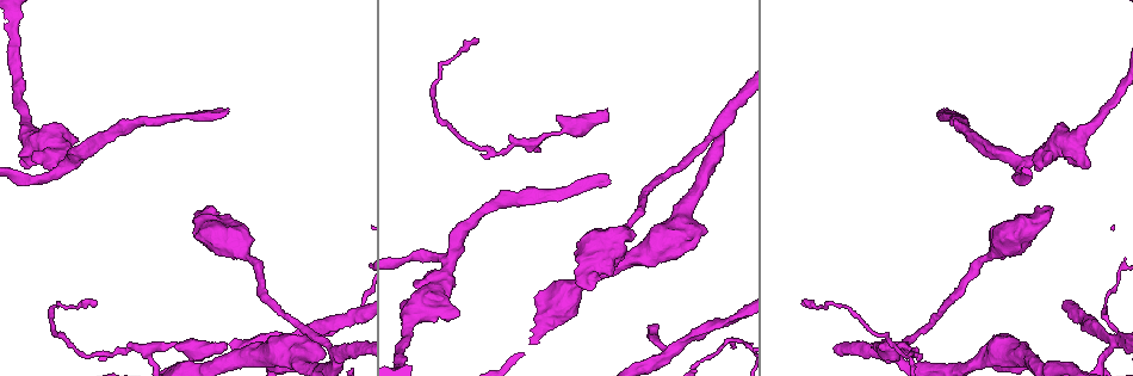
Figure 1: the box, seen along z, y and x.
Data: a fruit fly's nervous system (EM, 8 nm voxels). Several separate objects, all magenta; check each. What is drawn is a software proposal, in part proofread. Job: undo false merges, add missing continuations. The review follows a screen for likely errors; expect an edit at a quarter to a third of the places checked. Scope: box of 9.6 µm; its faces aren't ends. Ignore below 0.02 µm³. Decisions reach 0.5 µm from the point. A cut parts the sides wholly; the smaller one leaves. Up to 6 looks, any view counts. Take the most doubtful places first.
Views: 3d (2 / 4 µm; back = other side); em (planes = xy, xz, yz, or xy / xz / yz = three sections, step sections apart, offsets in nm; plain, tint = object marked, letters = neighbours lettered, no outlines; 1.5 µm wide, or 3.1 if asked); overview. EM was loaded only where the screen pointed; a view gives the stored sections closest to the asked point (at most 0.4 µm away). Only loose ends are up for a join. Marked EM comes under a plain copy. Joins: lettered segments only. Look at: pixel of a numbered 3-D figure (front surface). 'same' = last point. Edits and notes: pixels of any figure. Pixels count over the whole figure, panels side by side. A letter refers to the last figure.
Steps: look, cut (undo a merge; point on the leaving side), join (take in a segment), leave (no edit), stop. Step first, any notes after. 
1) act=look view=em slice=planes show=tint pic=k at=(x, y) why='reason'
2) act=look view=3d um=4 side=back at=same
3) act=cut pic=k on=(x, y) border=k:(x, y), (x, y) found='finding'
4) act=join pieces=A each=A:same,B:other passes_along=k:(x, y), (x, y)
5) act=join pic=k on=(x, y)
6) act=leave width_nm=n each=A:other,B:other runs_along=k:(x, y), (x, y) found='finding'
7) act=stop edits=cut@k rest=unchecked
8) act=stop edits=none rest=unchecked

act=look view=em slice=planes show=letters pic=1 at=(605, 111) why='an open end'

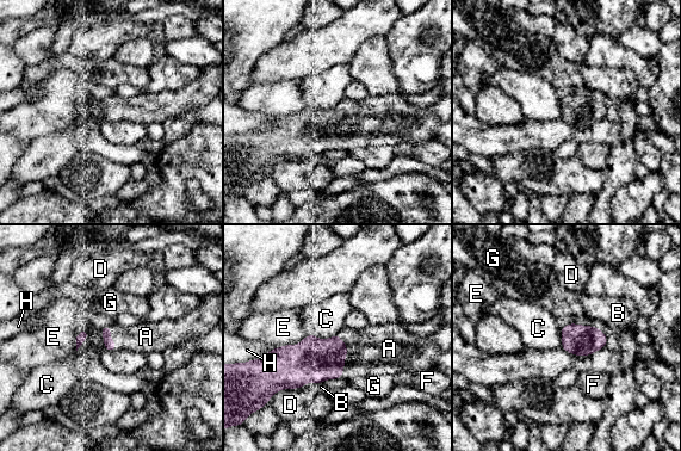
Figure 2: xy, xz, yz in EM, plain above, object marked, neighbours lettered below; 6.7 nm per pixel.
act=join pieces=A each=A:same,B:other,C:other,D:other,E:other,F:other,G:other,H:other passes_along=2:(313, 360), (346, 356), (376, 350) found='the neuron continues'

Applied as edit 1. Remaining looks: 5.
act=look view=em slice=planes show=tint pic=1 at=(666, 357) why='three-way junction'

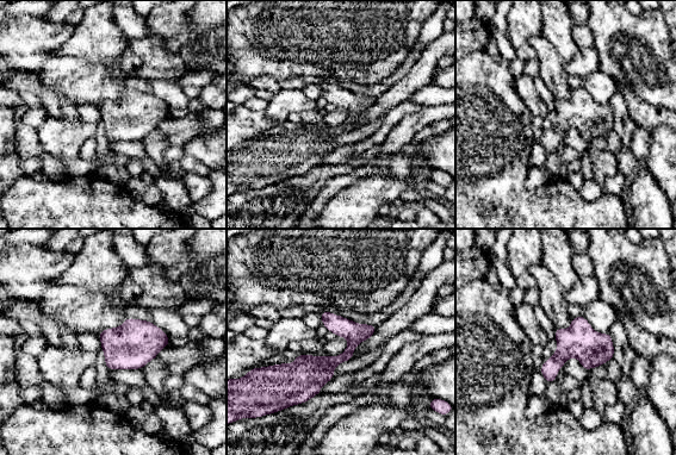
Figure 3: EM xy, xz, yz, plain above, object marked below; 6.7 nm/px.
act=look view=em slice=planes show=letters at=same why='what lies round it'

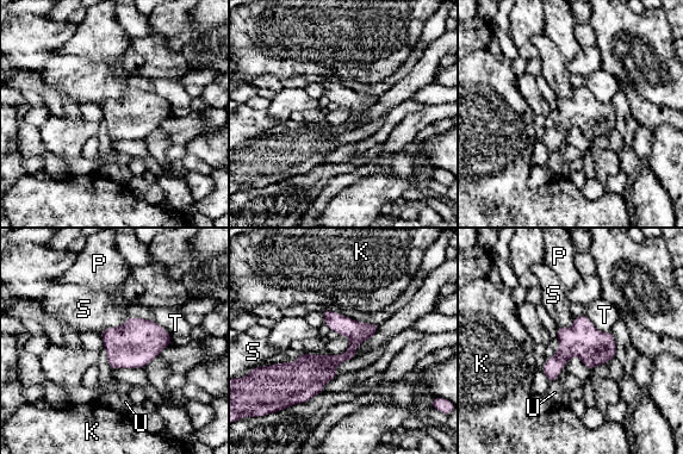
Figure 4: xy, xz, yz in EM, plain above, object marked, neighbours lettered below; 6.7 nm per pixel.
act=leave width_nm=70 each=K:other,P:other,S:other,T:other,U:other border=4:(584, 313), (597, 329), (610, 331) found='one neuron here'

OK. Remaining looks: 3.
act=look view=3d um=4 pic=1 at=(1050, 205) why='thick end'

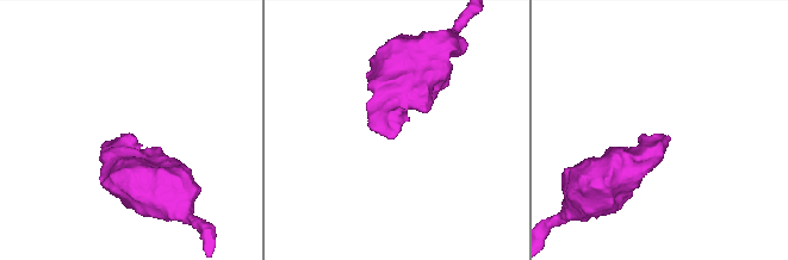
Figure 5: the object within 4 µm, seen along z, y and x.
act=look view=em slice=xy step=8 show=letters pic=5 at=(663, 134)

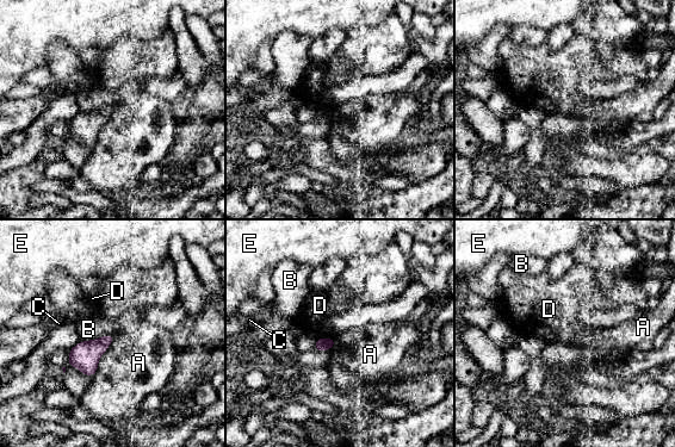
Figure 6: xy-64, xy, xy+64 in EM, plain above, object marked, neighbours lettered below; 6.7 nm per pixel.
act=look view=em slice=planes show=letters at=same why='another direction'

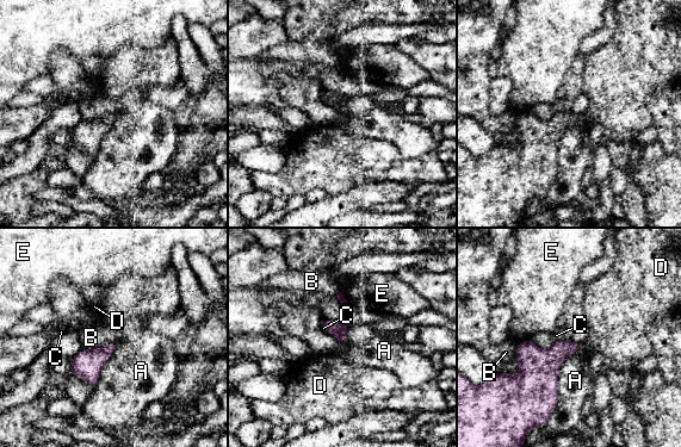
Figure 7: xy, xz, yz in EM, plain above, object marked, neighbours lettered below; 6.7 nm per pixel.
act=leave each=A:other,B:other,C:other,D:other,E:other border=7:(580, 345), (561, 364), (545, 421) found='no lettered segment goes on from it'

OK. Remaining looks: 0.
act=stop edits=join@2 rest=unchecked

